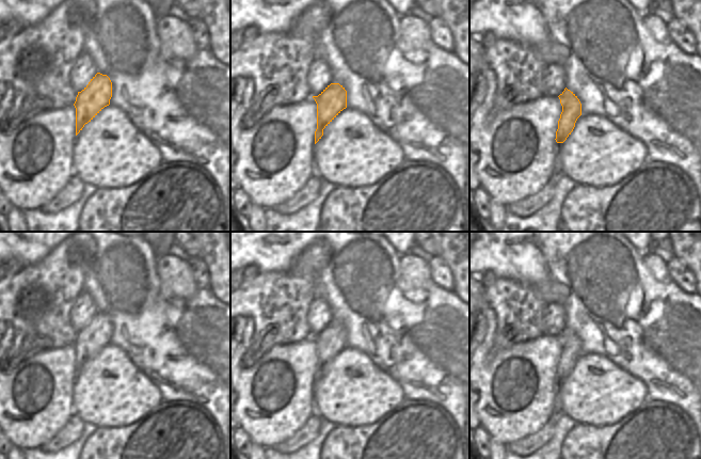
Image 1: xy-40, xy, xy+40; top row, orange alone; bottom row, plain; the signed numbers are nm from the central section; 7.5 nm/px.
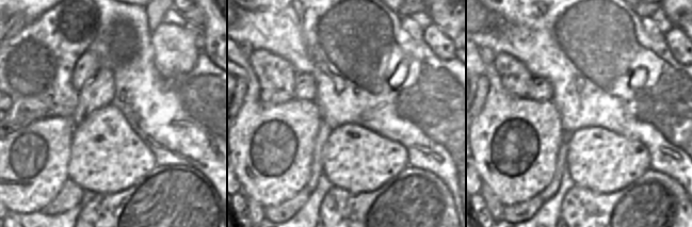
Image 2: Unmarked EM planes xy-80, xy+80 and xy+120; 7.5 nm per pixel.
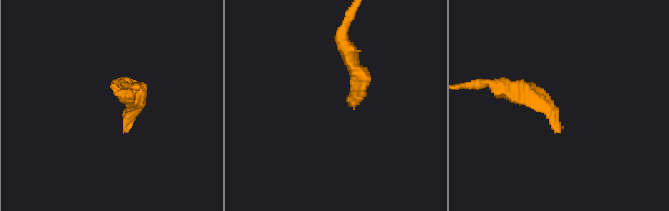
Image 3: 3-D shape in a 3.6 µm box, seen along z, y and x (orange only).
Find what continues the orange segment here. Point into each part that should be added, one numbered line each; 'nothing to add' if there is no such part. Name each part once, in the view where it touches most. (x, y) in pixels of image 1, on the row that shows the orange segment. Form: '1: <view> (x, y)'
1: xy+40 (557, 146)

